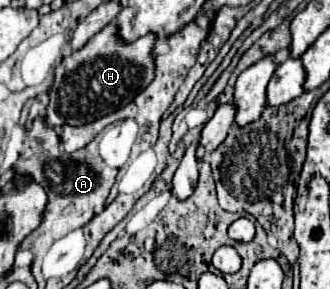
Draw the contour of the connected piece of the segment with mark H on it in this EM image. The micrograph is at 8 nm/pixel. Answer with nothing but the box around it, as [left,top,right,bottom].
[44,22,154,126]

